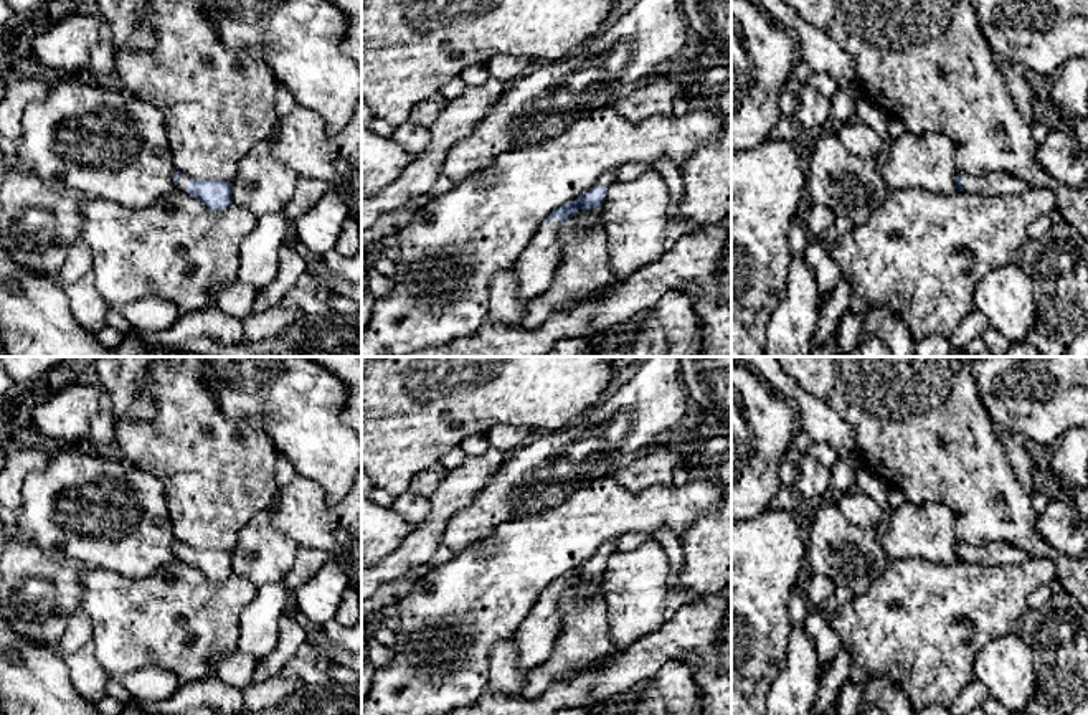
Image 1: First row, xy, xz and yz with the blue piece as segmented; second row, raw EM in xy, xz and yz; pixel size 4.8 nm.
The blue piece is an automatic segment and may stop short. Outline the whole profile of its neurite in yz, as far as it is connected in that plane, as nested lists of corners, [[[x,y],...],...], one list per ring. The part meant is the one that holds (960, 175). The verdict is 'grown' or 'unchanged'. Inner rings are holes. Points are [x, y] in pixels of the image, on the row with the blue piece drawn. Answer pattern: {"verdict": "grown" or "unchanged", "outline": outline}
{"verdict": "grown", "outline": [[[1005,172],[986,173],[979,177],[958,173],[956,187],[958,192],[977,193],[986,197],[1019,195],[1030,188],[1025,180]]]}

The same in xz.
{"verdict": "grown", "outline": [[[608,172],[589,192],[556,208],[542,223],[515,264],[522,301],[530,302],[551,284],[565,256],[558,236],[560,226],[573,218],[578,210],[594,211],[603,206],[608,188],[616,180],[616,172]]]}

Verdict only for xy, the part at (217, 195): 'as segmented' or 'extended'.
extended

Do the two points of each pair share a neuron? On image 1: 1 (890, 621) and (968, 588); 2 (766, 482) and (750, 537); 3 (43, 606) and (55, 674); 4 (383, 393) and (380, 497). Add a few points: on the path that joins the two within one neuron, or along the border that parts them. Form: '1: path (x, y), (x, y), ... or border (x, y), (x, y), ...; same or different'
1: path (910, 621), (928, 621), (948, 608); same
2: border (768, 507), (748, 520); different
3: border (17, 633), (48, 644); different
4: border (378, 486), (395, 497); different

